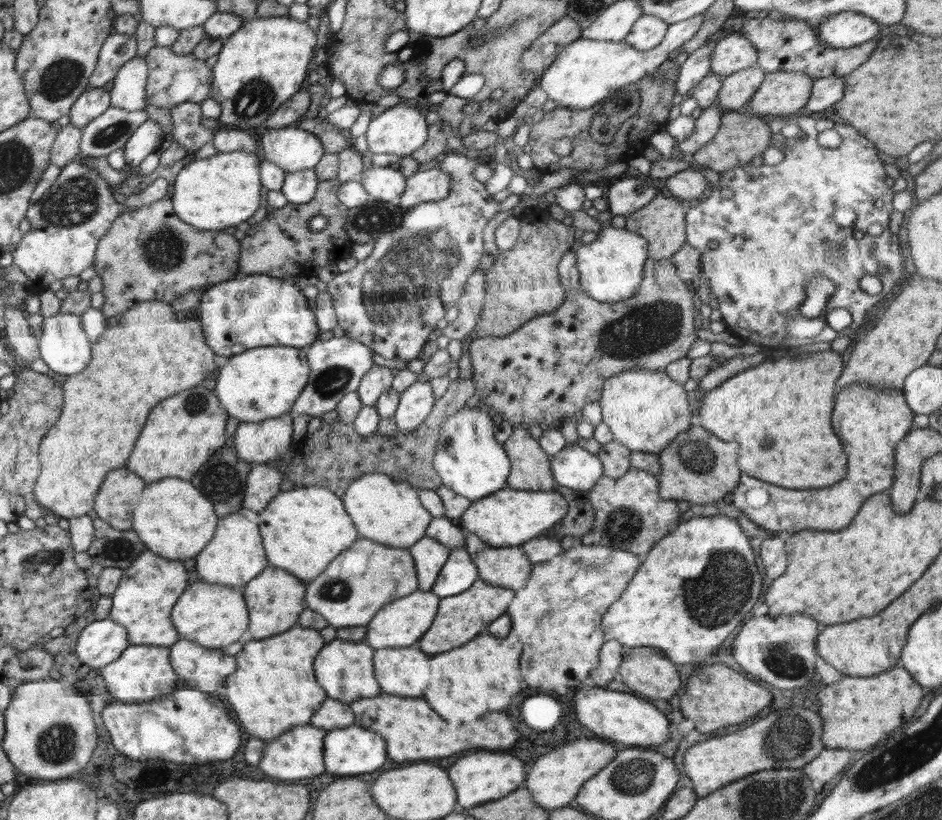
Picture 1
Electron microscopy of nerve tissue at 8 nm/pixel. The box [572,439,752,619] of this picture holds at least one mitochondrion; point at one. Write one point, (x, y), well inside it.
(623, 525)

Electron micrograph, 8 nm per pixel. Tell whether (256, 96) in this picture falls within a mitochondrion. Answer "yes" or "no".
yes

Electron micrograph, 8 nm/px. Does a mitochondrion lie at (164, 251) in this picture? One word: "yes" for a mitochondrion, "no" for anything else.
yes

